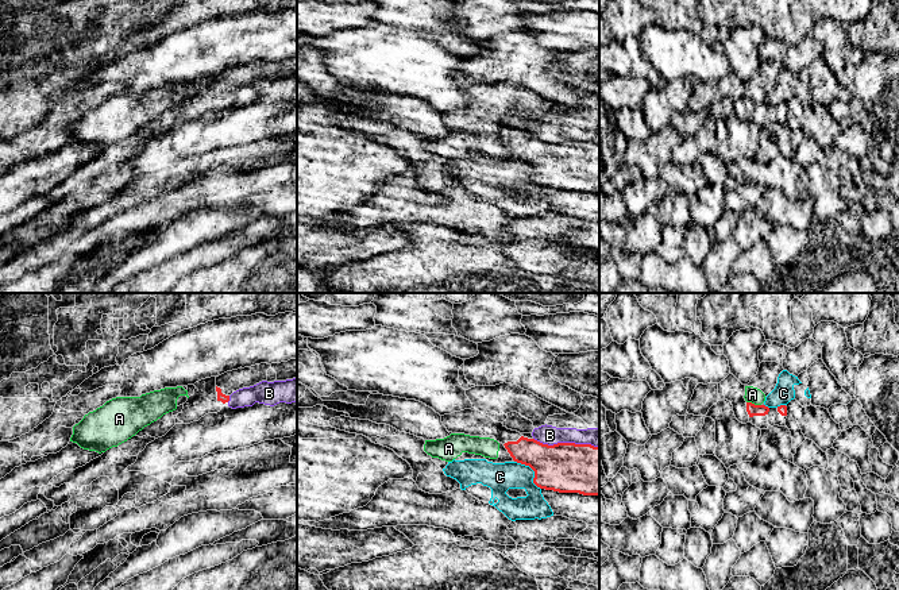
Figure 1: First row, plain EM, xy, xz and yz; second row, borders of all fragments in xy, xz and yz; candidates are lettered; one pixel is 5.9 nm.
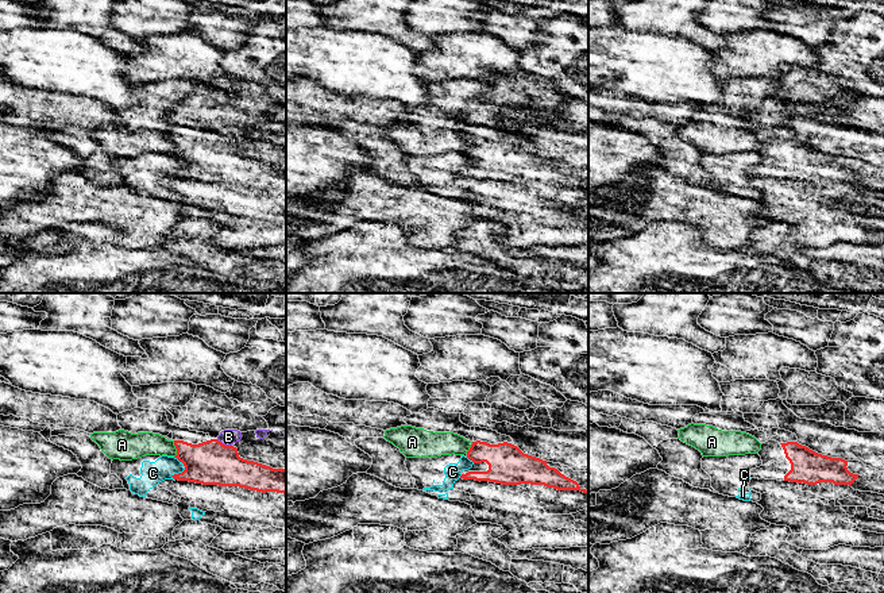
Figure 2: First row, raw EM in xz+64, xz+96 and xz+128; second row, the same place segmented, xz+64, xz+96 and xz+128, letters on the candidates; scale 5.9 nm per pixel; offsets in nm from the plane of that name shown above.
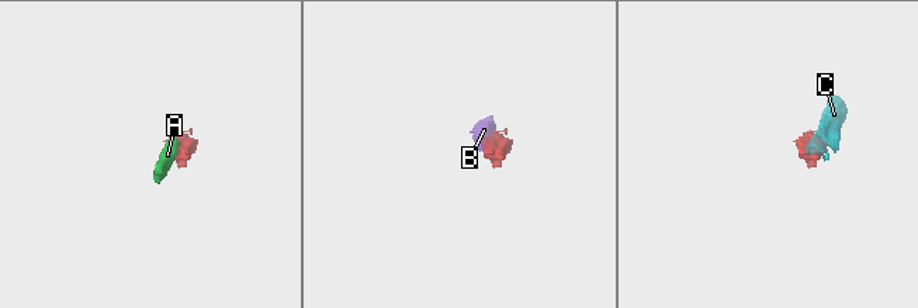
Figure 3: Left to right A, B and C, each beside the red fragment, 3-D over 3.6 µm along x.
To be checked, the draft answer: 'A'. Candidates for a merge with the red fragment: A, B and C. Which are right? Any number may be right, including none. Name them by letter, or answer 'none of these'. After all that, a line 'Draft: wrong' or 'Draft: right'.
none of these
Draft: wrong

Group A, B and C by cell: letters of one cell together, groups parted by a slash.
A / B / C

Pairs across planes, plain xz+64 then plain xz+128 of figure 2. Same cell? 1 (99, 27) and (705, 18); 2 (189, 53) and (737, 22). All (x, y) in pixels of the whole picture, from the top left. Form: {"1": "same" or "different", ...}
{"1": "different", "2": "different"}

